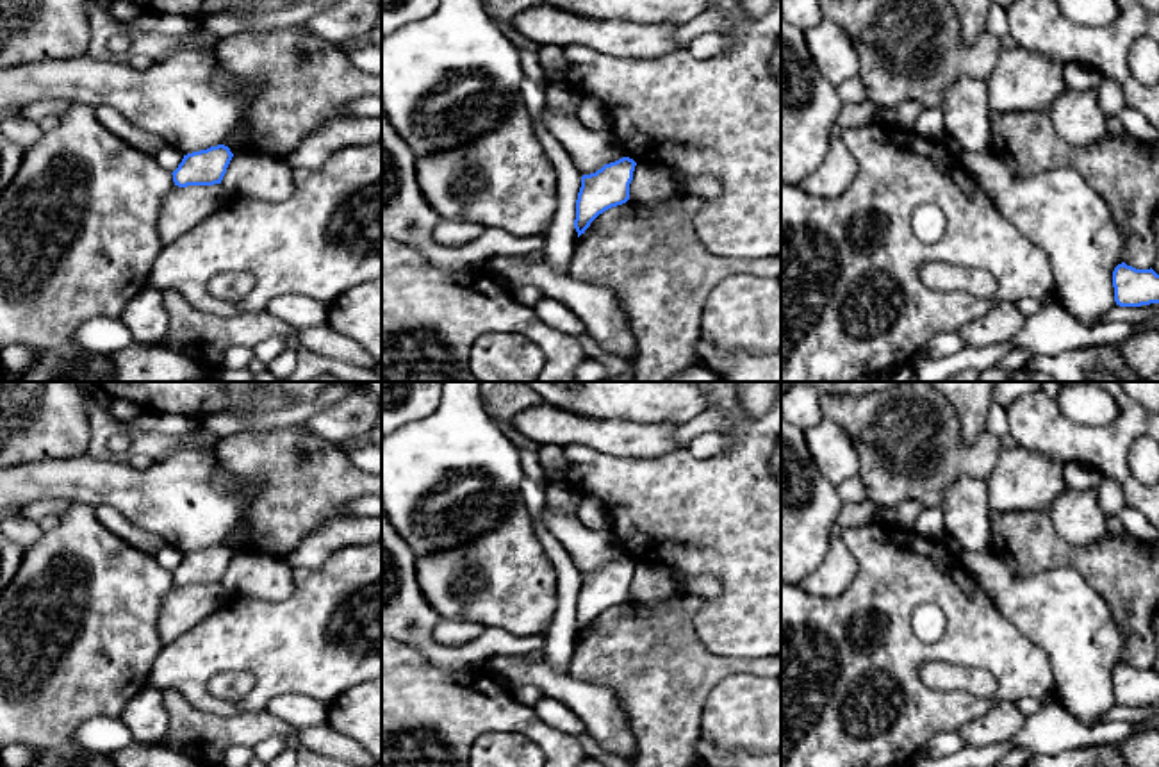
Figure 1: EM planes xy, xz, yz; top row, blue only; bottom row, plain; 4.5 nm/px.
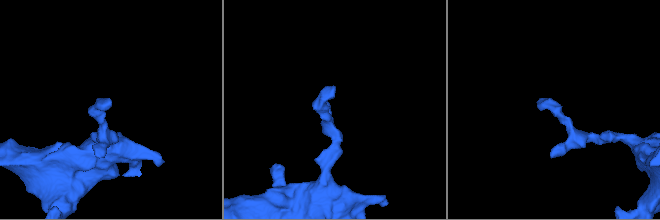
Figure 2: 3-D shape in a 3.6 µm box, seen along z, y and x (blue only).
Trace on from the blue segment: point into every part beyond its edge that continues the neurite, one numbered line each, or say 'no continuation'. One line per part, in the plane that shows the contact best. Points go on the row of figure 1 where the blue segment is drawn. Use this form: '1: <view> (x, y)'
no continuation

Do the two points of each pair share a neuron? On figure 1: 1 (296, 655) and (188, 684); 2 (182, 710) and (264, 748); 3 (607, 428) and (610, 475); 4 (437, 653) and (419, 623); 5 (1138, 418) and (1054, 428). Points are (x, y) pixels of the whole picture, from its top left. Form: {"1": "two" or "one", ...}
{"1": "one", "2": "two", "3": "two", "4": "one", "5": "one"}

